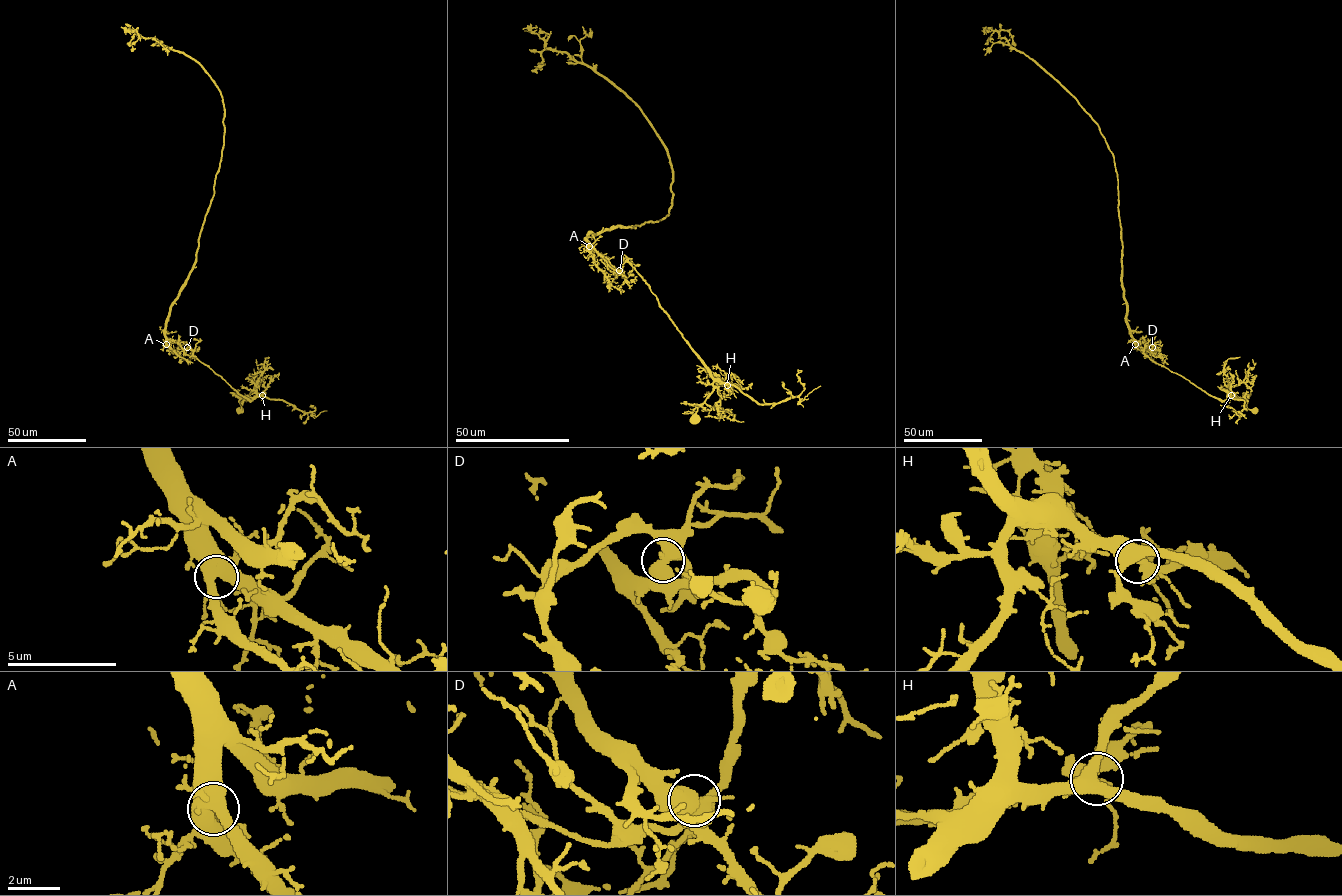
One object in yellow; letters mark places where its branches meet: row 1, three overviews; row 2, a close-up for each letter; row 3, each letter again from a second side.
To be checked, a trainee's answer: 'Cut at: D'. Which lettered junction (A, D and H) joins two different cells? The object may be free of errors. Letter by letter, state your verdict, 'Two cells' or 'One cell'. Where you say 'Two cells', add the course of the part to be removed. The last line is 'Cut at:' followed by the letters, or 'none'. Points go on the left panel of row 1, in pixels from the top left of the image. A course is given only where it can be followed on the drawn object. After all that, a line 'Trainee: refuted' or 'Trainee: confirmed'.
A: One cell
D: Two cells. Course of the part to remove: (187, 347), (247, 400), (262, 396), (282, 399), (306, 412), (312, 412), (313, 405)
H: One cell
Cut at: D
Trainee: confirmed

